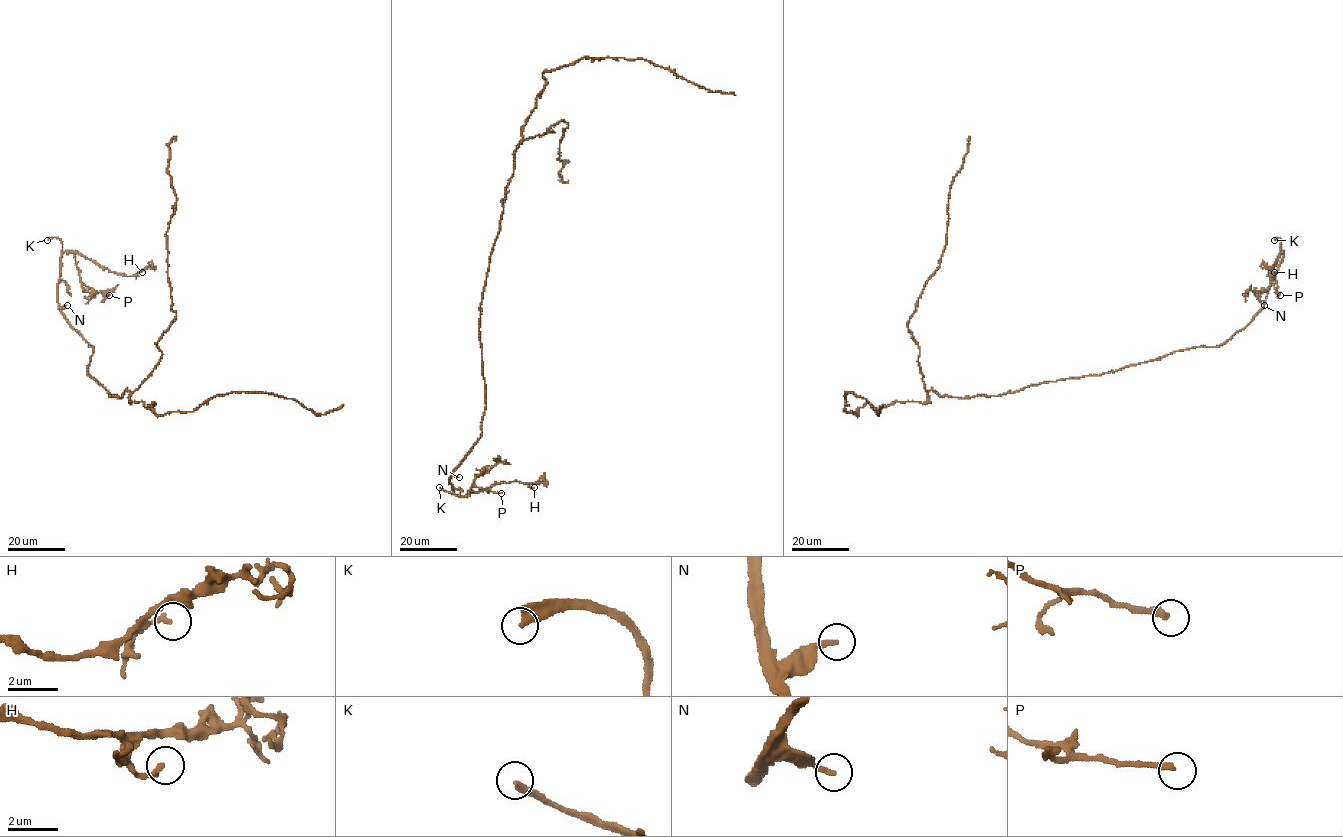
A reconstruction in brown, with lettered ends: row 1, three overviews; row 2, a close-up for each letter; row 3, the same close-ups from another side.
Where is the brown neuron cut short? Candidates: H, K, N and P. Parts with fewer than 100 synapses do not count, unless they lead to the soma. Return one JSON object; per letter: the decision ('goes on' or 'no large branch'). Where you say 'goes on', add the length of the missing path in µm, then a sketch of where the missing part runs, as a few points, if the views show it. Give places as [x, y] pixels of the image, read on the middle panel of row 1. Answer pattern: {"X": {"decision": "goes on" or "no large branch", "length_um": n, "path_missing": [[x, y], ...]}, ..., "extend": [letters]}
{"H": {"decision": "no large branch"}, "K": {"decision": "goes on", "length_um": 8, "path_missing": [[439, 487], [426, 476]]}, "N": {"decision": "no large branch"}, "P": {"decision": "no large branch"}, "extend": ["K"]}

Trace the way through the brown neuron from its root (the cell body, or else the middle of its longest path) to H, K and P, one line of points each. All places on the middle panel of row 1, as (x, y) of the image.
H: (493, 247), (479, 324), (486, 401), (481, 435), (453, 471), (449, 483), (458, 496), (501, 482), (534, 487)
K: (493, 247), (479, 324), (486, 401), (481, 435), (450, 477), (454, 494), (439, 487)
P: (493, 247), (479, 324), (486, 401), (481, 435), (449, 483), (458, 496), (466, 496), (473, 486), (501, 493)

